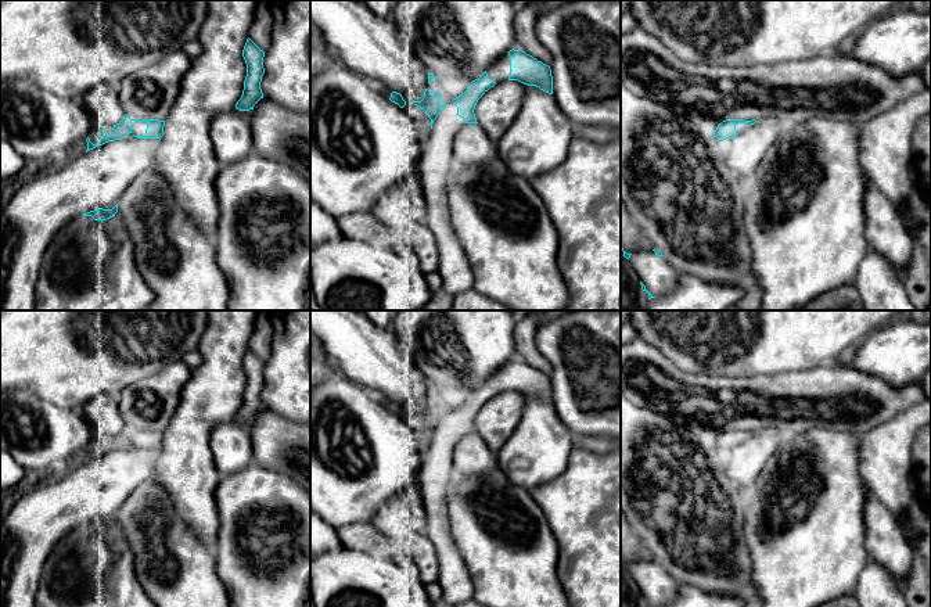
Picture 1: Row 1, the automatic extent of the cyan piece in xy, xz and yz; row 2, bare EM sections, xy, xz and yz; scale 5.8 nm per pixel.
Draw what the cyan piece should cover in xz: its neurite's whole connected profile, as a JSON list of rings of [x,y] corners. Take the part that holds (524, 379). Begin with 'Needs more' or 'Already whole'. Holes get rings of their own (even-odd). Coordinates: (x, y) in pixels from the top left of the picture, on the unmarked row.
Already whole. [[[510,360],[510,387],[508,391],[518,391],[528,396],[553,405],[553,387],[549,376],[538,371],[522,360]]]

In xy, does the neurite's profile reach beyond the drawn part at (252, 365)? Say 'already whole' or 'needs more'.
already whole

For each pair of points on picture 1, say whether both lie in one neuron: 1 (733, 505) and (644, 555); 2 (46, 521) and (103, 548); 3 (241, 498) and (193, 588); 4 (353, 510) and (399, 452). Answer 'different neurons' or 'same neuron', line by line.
1: different neurons
2: different neurons
3: different neurons
4: same neuron

